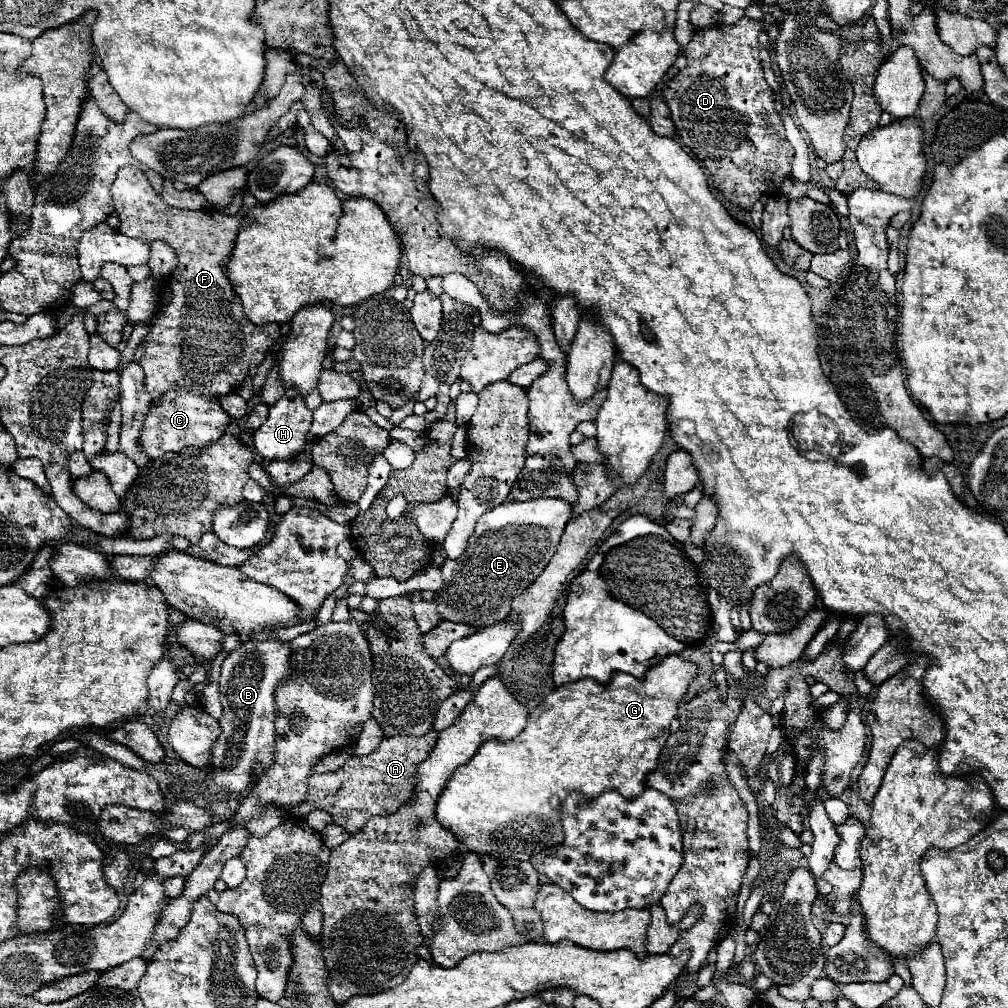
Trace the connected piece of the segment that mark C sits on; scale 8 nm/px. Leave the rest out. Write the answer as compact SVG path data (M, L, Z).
M184 388L168 390L144 414L138 446L150 460L158 458L166 452L178 452L186 446L204 448L208 444L214 444L224 434L228 420L230 420L230 416L220 408L218 398L204 398L202 394L194 394Z

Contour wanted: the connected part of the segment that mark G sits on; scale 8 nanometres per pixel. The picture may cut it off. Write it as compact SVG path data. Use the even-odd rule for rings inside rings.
M670 654L666 656L666 660L662 660L658 666L650 668L646 672L646 676L642 680L630 676L630 674L622 674L622 672L616 672L612 676L612 680L606 684L600 684L592 678L584 678L584 680L578 680L578 682L570 682L570 684L562 684L558 686L554 692L550 692L550 696L546 696L546 700L534 708L530 712L530 718L528 718L528 726L524 732L520 732L516 738L508 740L508 742L500 742L500 740L486 740L478 752L474 754L474 758L466 764L462 764L452 776L450 780L446 782L446 786L442 788L440 796L438 796L438 804L436 804L436 820L446 828L450 830L464 846L464 852L474 852L478 856L490 856L490 858L512 858L512 860L530 860L532 856L536 856L538 852L546 850L546 848L552 848L552 846L558 846L562 844L564 840L564 834L562 834L562 802L564 798L572 792L572 790L578 790L578 792L604 792L604 790L612 790L616 788L624 798L636 798L646 786L644 786L644 778L656 770L658 766L658 756L670 736L670 722L672 718L676 718L678 714L678 704L680 700L684 698L686 690L688 690L688 684L692 682L692 678L696 676L696 664L688 662L688 660L680 660L678 654Z

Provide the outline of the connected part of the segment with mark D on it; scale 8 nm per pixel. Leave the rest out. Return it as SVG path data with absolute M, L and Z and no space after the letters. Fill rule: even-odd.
M766 14L764 22L744 16L734 26L716 24L714 28L698 30L684 48L688 58L686 68L668 80L662 90L680 144L688 148L692 158L700 160L708 168L714 188L744 212L750 212L754 202L762 196L776 196L784 180L792 178L794 148L786 140L784 124L774 108L774 92L764 80L764 68L758 56L758 34L764 32L768 24L772 24L770 14Z

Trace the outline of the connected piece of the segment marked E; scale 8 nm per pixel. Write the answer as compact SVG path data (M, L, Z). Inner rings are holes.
M556 498L504 502L486 512L476 524L466 556L462 556L462 560L446 560L442 566L444 586L436 592L436 604L442 618L478 624L478 628L506 618L512 604L508 600L522 594L540 576L554 556L570 518L570 504Z

